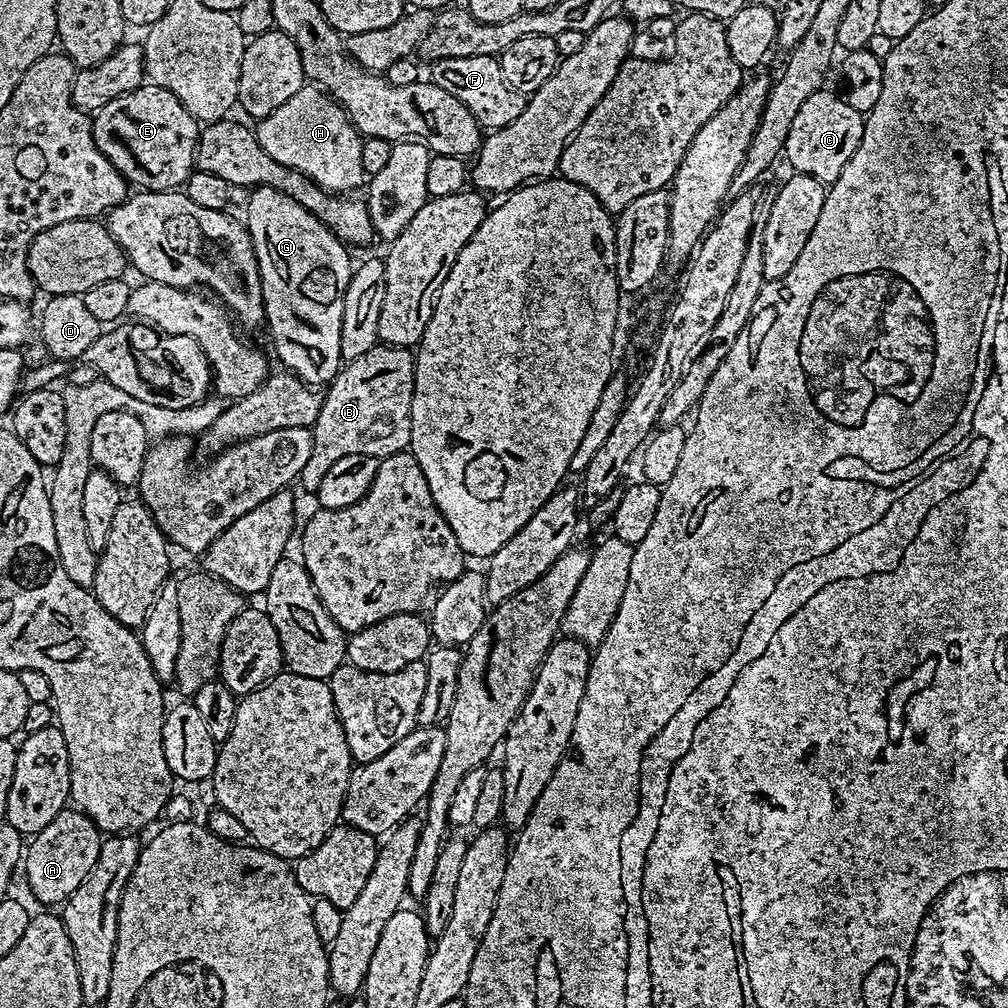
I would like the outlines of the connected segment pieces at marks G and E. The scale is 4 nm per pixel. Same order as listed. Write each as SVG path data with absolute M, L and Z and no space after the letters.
M265 184L253 187L249 192L252 193L248 196L246 227L252 239L254 254L258 258L258 292L262 297L268 328L276 339L276 356L284 363L281 365L300 380L305 380L313 386L327 385L342 367L342 314L346 290L350 286L350 278L354 271L354 263L352 264L351 258L348 257L349 249L343 240L338 240L324 225L319 216L310 214L301 204L294 202L294 198Z
M145 82L134 91L106 102L92 120L92 133L98 150L106 154L108 161L123 174L129 185L149 192L170 192L187 185L196 163L196 143L200 141L200 130L201 125L196 117L186 110L186 106L182 106L177 96L151 82Z

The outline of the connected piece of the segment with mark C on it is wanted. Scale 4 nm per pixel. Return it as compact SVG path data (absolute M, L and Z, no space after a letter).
M821 90L810 94L806 98L802 110L798 110L794 123L790 126L790 134L786 134L783 155L788 156L788 164L792 167L793 173L814 178L818 183L830 186L846 170L846 162L854 158L854 150L858 150L858 142L862 142L864 133L864 116L854 106L850 106L843 95L835 96L829 90Z

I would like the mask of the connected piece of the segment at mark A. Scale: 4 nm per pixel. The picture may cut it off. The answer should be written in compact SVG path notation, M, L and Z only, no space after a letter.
M72 806L65 807L50 826L31 837L22 860L22 872L28 875L28 888L33 898L44 904L40 906L63 905L68 896L82 886L82 878L86 878L94 862L98 862L101 839L102 833L92 819Z

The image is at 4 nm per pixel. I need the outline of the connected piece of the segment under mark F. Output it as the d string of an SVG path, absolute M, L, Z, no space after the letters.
M494 56L478 58L442 58L431 61L431 83L437 84L446 94L454 94L470 114L480 123L481 129L495 130L510 126L518 114L522 114L526 103L525 93L514 90L510 82L500 74L500 61Z

